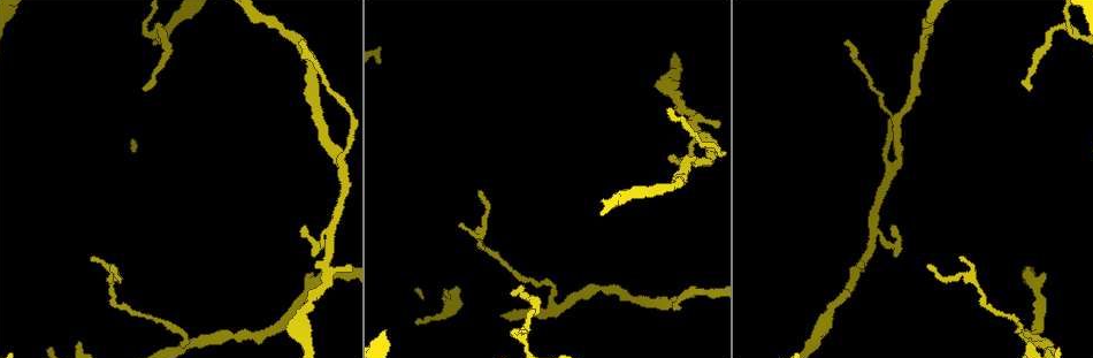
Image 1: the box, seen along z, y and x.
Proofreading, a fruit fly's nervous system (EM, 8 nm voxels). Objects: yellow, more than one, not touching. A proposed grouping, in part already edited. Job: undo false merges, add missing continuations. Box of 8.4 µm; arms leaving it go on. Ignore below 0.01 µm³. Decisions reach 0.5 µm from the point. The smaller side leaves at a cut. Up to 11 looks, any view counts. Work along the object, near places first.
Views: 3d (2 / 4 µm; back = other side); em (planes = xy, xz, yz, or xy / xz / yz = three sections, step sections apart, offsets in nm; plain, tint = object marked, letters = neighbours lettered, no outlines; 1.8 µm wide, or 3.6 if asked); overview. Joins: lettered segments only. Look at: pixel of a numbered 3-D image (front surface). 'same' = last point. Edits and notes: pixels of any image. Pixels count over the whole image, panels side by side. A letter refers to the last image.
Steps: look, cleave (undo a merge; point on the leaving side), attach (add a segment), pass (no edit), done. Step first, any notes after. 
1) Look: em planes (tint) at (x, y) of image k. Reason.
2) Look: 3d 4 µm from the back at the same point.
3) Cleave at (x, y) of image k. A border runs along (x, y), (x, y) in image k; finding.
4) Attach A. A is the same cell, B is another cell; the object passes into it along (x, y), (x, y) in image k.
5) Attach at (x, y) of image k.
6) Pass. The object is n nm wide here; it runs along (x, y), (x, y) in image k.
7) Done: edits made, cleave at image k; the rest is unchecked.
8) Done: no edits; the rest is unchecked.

Look: em yz step 16 (tint) at (477, 239) of image 1.

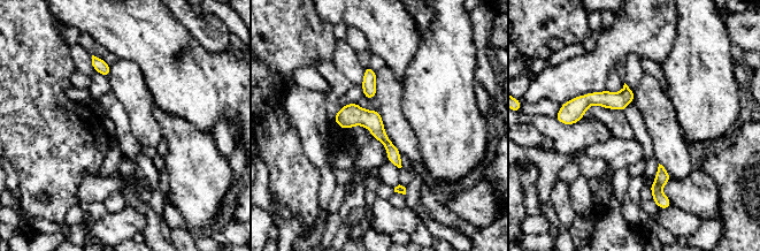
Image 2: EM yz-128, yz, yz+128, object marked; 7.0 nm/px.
Look: em planes (letters) at the same point. Cut it another way.

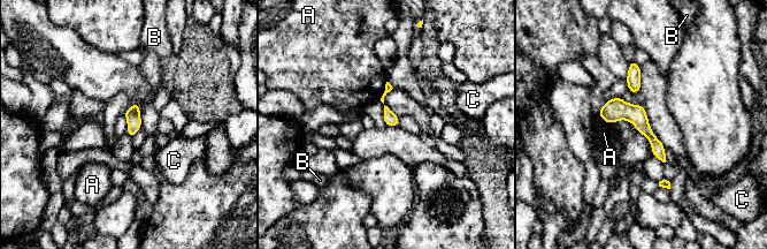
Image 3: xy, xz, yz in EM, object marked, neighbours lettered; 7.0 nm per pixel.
Pass. The object is 90 nm wide here; A, B and C are other cells; a border runs along (386, 81), (384, 92), (380, 99) in image 3; one neuron here.

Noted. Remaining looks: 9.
Look: 3d 4 µm at (1039, 342) of image 1. Arms part here.

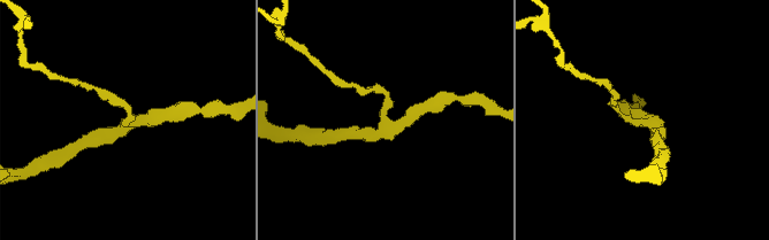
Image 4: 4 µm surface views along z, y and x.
Look: em yz step 8 (letters) at (390, 124) of image 4. 3 arms meet here.

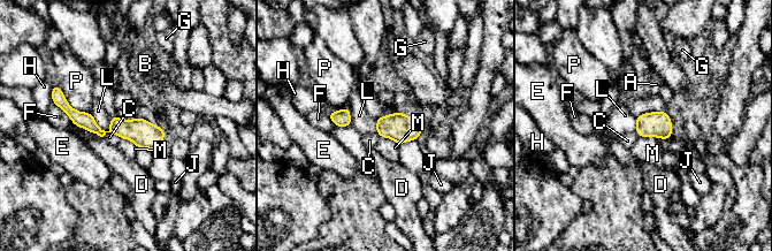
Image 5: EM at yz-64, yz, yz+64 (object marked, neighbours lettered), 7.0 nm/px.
Look: em planes (letters) at the same point.

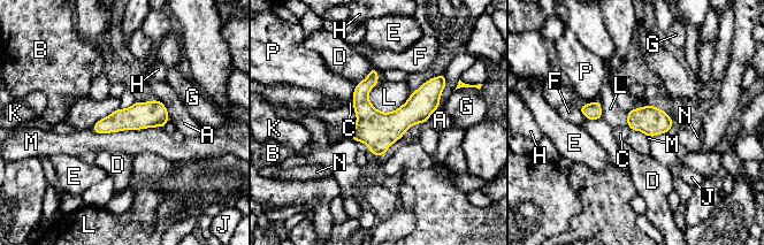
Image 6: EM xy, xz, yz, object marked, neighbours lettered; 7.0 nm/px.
Pass. A, B, C, D, E, F, G, H, J, K, L, M, N and P are other cells; a border runs along (411, 93), (389, 112), (367, 99) in image 6; continuous, no second neuron.

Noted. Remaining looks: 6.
Look: em xy step 8 (tint) at (330, 234) of image 1. Arms part here.

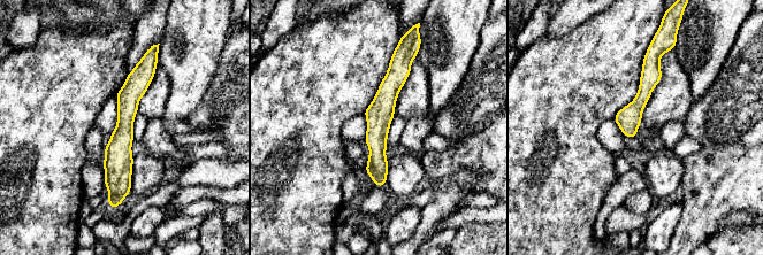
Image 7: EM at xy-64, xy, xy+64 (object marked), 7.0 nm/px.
Look: em planes (letters) at the same point.

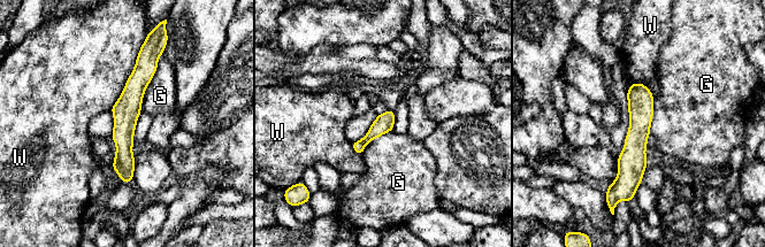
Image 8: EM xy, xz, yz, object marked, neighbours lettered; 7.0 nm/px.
Pass. G and W are other cells; a border runs along (162, 53), (140, 110) in image 8; continuous, no second neuron.

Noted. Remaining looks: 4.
Look: 3d 2 µm at (512, 292) of image 1. Thin end.

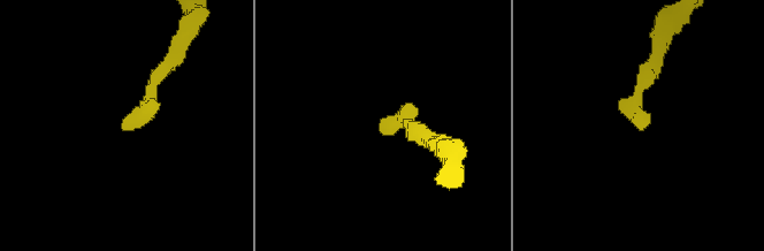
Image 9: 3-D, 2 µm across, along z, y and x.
Look: em planes (letters) at (636, 126) of image 9. Shape alone is not enough.

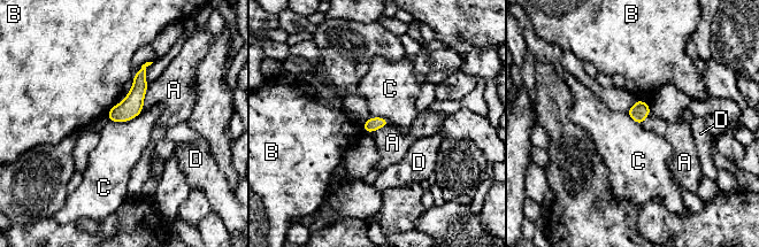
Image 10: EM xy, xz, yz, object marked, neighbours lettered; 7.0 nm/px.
Pass. The longest contact is with C, 240 nm; A, B, C and D are other cells; none of them fits.

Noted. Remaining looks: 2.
Done: no edits; the rest is unchecked.

